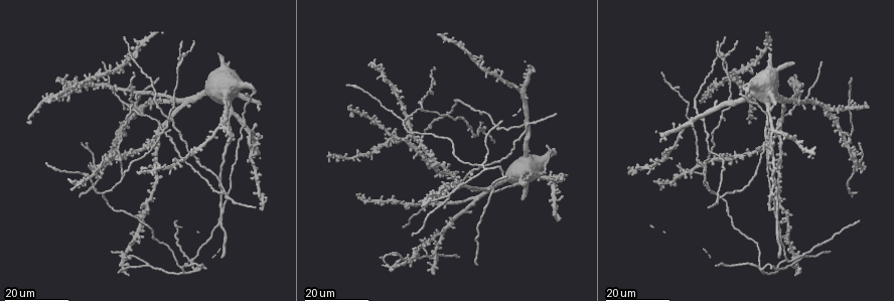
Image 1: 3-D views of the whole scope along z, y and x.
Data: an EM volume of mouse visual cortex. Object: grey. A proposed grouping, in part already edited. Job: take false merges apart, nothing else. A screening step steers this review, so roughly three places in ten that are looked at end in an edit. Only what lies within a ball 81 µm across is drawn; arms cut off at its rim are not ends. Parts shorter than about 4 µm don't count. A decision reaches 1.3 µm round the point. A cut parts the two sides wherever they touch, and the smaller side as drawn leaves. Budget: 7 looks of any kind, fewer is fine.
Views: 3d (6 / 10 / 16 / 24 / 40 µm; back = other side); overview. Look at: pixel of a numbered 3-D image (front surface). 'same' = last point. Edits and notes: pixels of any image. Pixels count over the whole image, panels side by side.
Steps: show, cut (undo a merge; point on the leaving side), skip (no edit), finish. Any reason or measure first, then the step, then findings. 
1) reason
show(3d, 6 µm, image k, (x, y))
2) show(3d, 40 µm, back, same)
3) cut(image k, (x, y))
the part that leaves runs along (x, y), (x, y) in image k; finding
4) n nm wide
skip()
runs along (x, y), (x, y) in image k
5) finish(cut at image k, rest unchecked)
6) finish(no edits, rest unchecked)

three arms meet
show(3d, 16 µm, image 1, (447, 198))

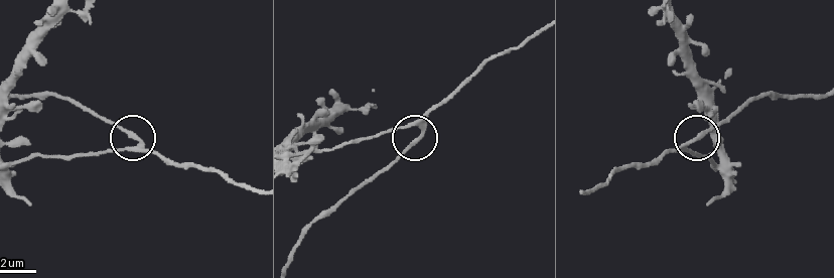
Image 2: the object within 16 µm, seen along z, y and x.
show(3d, 6 µm, image 2, (140, 144))

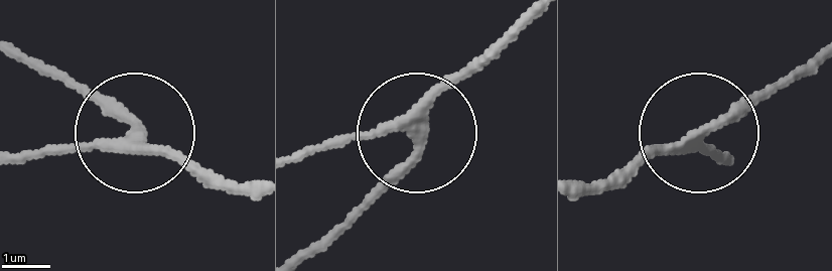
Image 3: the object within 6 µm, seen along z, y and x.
show(3d, 6 µm, back, image 3, (420, 131))

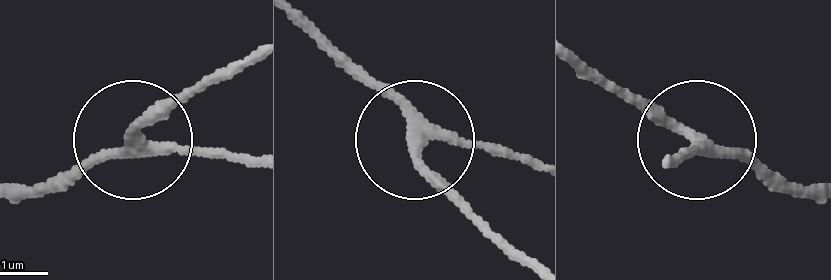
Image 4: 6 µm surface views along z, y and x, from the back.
skip()
runs along (538, 169), (421, 137), (313, 25) in image 4; one neuron here

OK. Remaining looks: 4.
arms part here
show(3d, 24 µm, image 1, (224, 210))

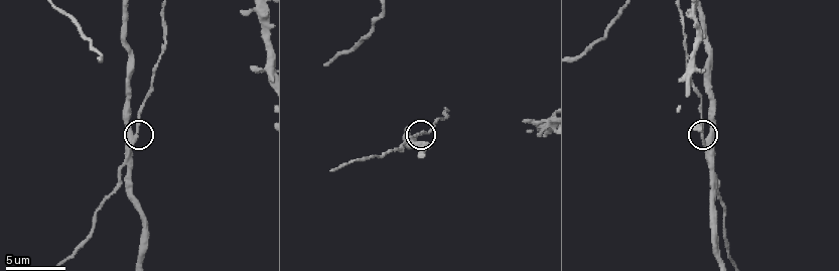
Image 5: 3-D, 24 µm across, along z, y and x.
zoom in
show(3d, 10 µm, image 5, (135, 138))

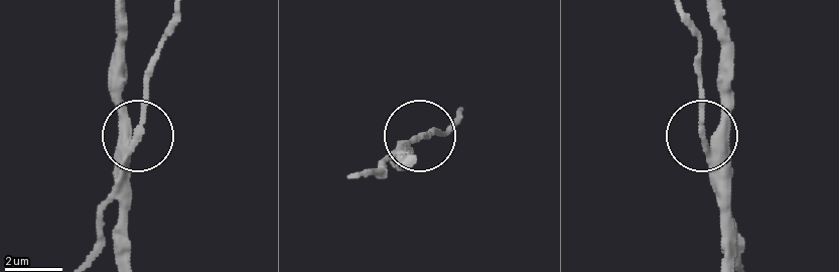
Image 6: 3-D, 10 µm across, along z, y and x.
skip()
runs along (716, 15), (723, 117), (709, 136), (702, 131), (702, 69) in image 6; one neuron here

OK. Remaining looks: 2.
three arms meet
show(3d, 16 µm, image 1, (228, 198))

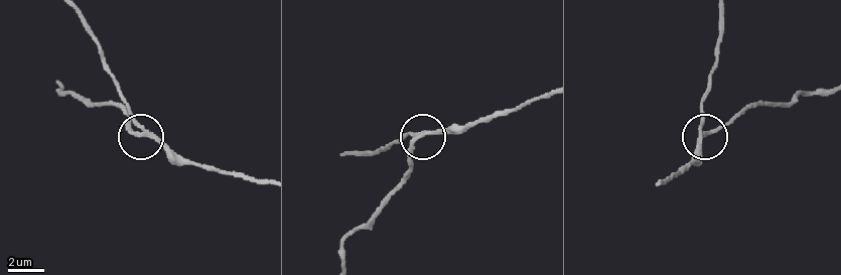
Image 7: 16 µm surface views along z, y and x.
show(3d, 10 µm, image 7, (140, 125))

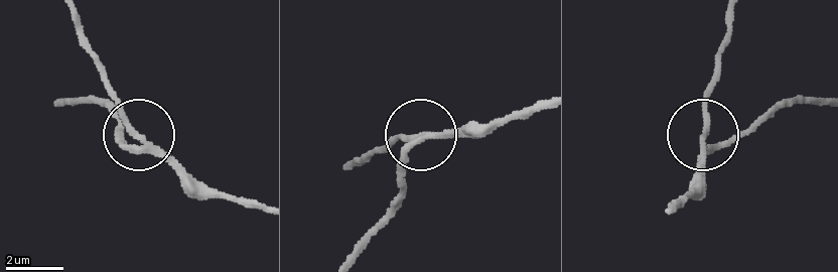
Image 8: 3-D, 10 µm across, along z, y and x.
210 nm wide
skip()
runs along (348, 254), (395, 195), (414, 138), (428, 131), (476, 131) in image 8; all the same neuron

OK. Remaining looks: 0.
finish(no edits, rest unchecked)

